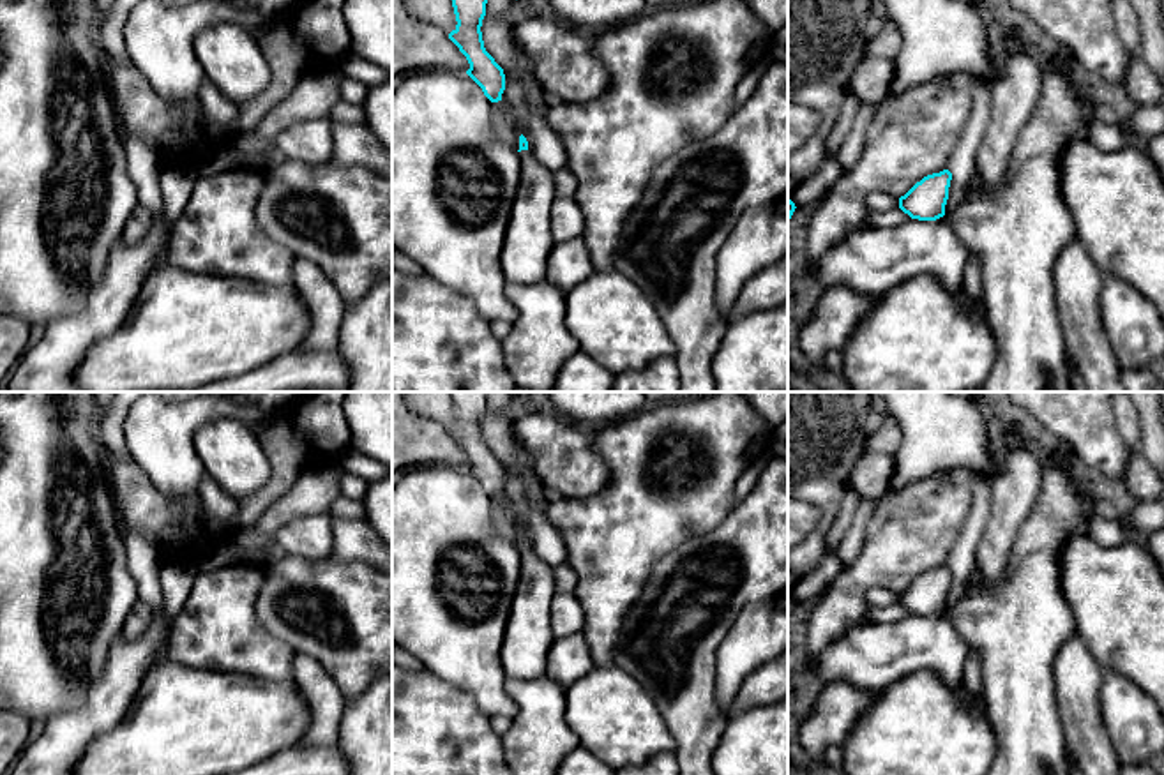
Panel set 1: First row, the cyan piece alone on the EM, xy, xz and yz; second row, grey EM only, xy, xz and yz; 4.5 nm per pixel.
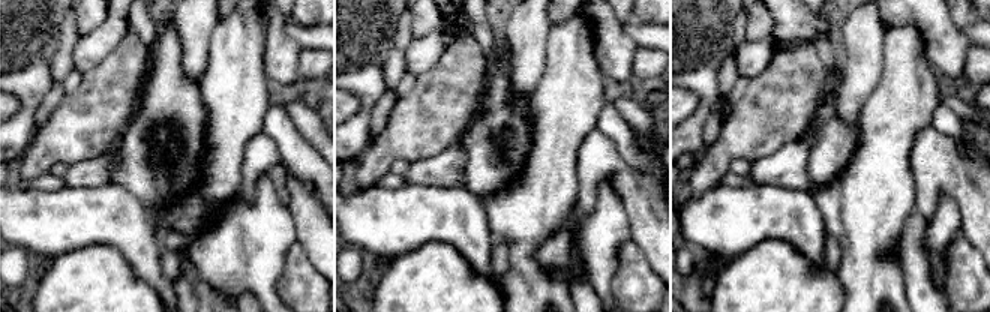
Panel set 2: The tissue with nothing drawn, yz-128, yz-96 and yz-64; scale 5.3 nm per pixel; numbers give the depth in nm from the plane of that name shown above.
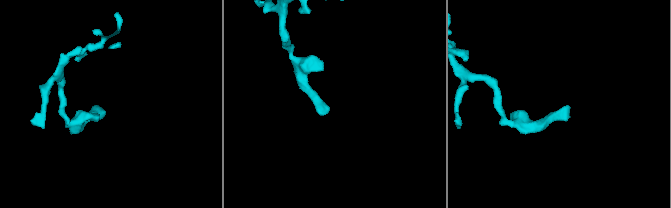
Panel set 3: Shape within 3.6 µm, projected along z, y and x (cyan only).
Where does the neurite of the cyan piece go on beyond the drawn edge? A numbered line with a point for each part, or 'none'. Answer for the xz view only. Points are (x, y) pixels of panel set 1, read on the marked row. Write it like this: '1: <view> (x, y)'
1: xz (527, 246)

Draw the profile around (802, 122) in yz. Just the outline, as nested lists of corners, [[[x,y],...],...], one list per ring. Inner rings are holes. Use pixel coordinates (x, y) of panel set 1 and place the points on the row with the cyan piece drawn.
[[[788,101],[788,154],[807,143],[821,124],[816,109]]]

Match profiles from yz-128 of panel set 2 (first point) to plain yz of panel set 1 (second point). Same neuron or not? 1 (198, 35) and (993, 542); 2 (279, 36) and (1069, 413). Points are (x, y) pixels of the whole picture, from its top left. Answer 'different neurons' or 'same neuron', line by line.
1: same neuron
2: same neuron

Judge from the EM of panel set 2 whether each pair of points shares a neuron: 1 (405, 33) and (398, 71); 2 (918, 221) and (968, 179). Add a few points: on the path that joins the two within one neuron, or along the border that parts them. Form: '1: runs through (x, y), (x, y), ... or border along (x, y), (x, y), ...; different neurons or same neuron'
1: runs through (401, 42), (398, 62); same neuron
2: border along (915, 209), (926, 216); different neurons

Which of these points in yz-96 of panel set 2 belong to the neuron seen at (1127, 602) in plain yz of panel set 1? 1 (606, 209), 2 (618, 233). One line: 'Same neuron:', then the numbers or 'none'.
Same neuron: none

